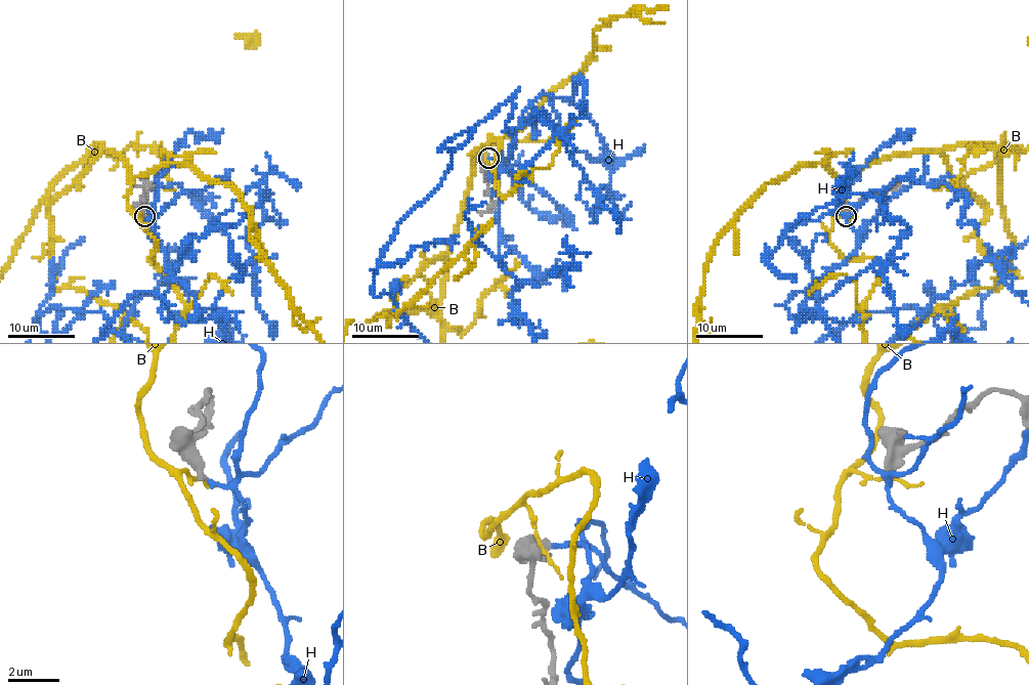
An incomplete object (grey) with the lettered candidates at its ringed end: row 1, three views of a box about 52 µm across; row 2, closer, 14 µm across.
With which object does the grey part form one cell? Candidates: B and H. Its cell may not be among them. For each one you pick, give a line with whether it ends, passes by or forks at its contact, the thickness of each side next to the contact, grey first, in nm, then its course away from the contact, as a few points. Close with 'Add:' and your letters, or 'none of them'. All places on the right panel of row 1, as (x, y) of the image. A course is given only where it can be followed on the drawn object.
H: it passes by; calibres 360 and 110 nm
Add: H

